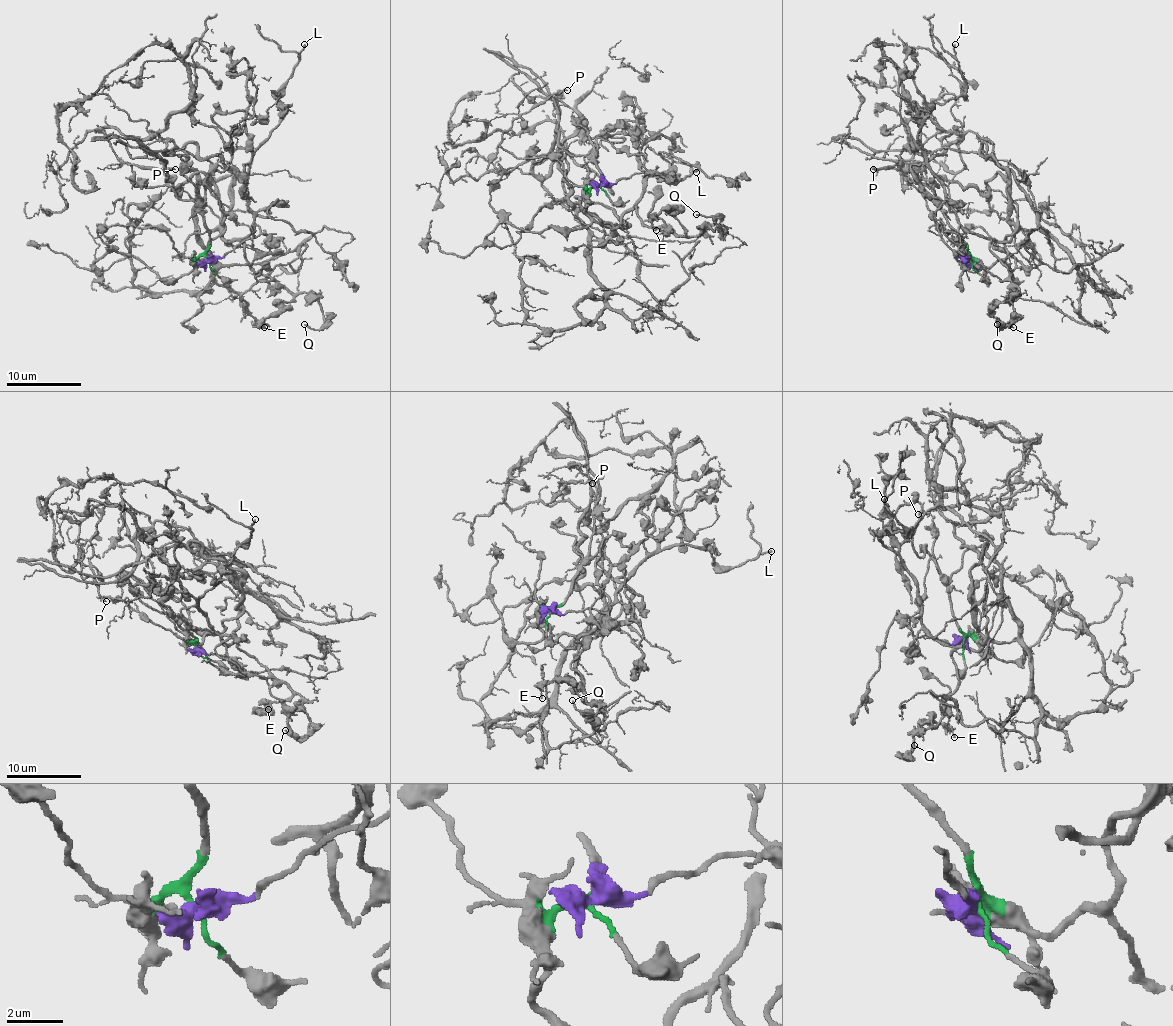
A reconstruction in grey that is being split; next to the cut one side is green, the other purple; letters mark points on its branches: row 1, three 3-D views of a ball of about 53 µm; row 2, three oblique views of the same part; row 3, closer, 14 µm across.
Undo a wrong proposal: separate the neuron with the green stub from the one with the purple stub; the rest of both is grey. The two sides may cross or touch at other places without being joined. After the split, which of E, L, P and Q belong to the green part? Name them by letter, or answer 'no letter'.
P

